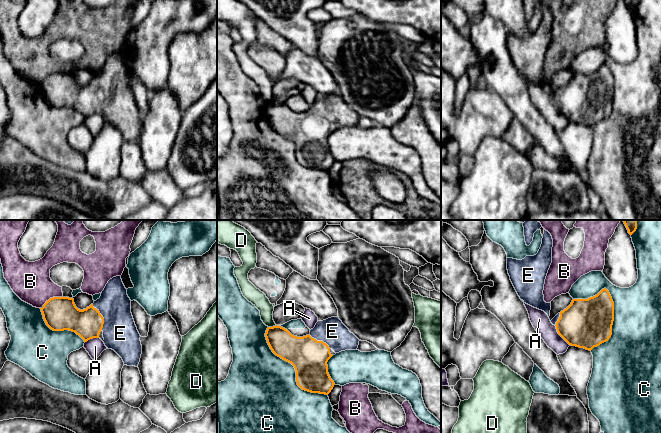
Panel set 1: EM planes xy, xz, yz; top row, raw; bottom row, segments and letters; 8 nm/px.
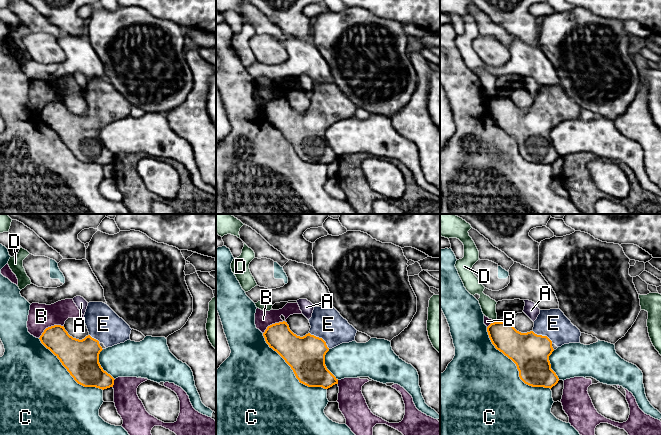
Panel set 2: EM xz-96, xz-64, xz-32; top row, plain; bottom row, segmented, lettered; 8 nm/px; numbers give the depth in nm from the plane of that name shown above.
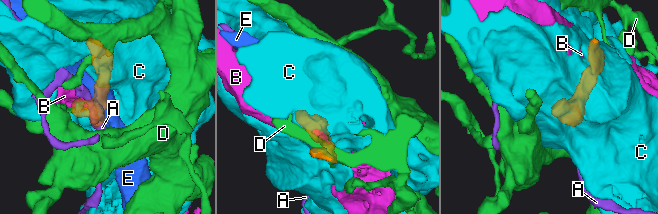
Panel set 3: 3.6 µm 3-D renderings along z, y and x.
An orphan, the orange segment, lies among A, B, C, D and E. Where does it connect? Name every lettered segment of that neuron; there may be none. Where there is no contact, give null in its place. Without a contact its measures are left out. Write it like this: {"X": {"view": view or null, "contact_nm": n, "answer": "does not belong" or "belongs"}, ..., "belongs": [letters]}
{"A": {"view": "yz", "contact_nm": 200, "answer": "does not belong"}, "B": {"view": "xy", "contact_nm": 200, "answer": "does not belong"}, "C": {"view": "yz", "contact_nm": 500, "answer": "does not belong"}, "D": {"view": "xz", "contact_nm": 60, "answer": "does not belong"}, "E": {"view": "xy", "contact_nm": 220, "answer": "belongs"}, "belongs": ["E"]}

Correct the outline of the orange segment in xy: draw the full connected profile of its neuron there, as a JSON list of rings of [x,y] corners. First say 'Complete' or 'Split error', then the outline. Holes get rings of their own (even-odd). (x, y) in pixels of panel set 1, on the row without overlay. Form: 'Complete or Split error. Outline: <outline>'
Complete. Outline: [[[53,73],[40,85],[46,101],[51,106],[75,108],[84,118],[99,114],[103,104],[104,94],[93,80],[80,86],[73,74]]]

